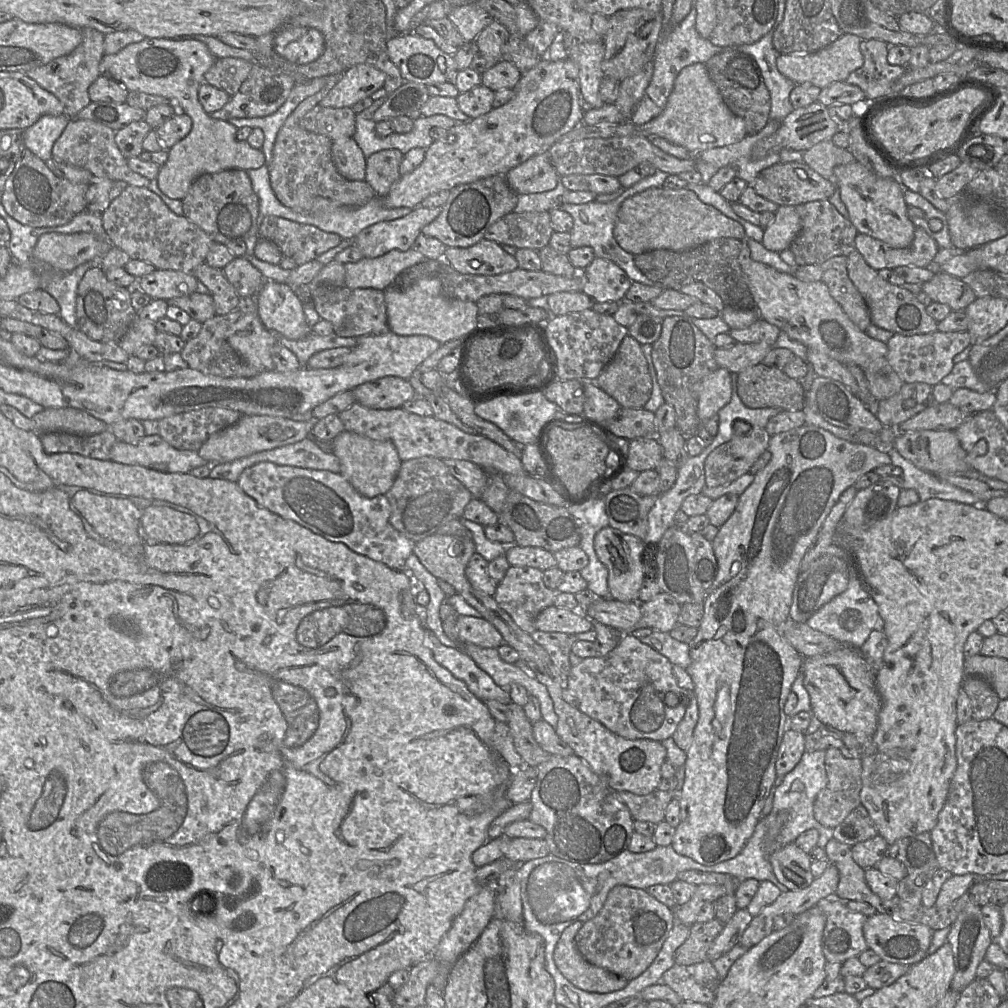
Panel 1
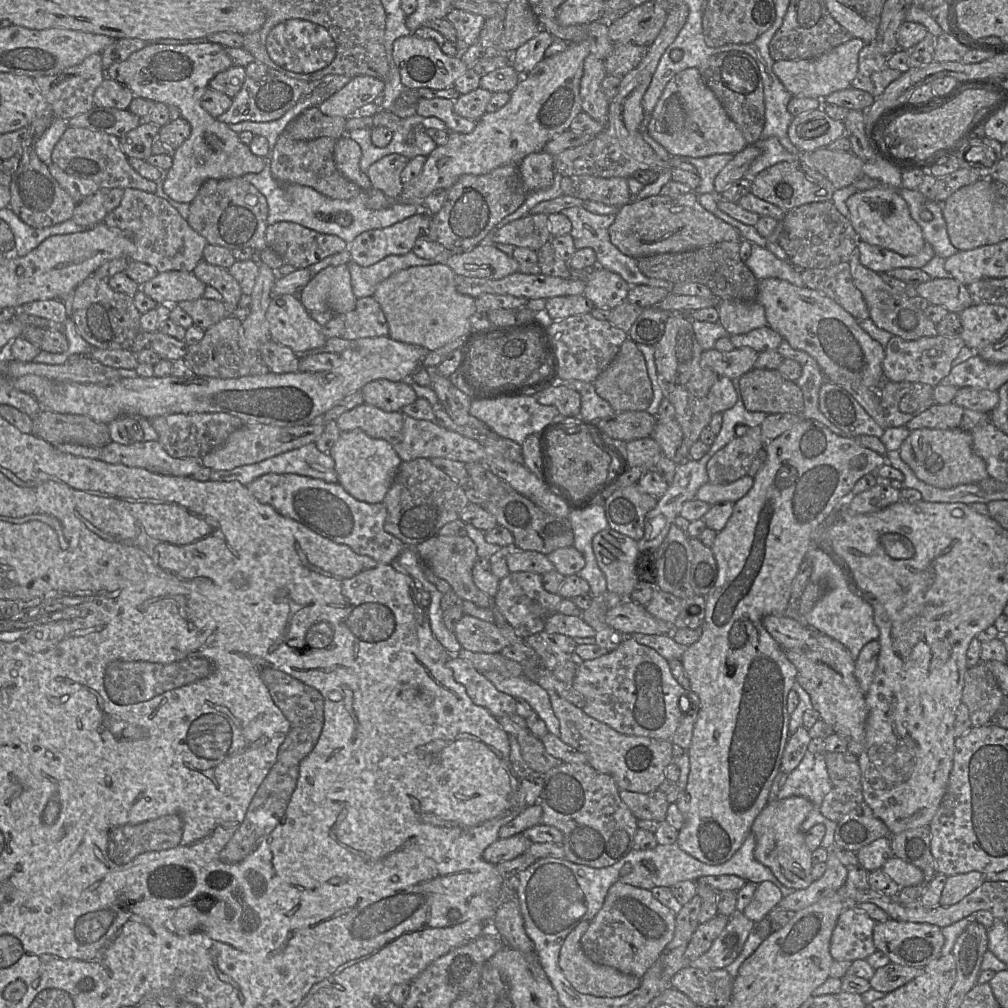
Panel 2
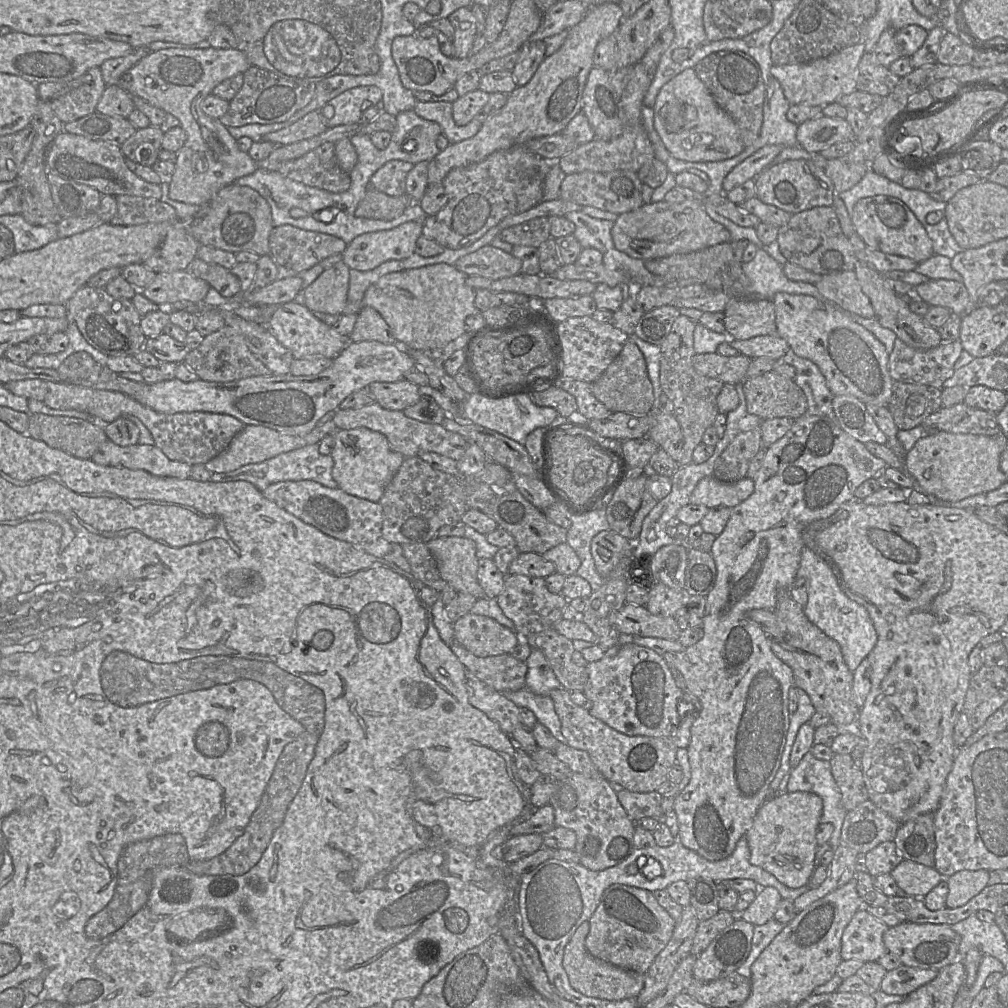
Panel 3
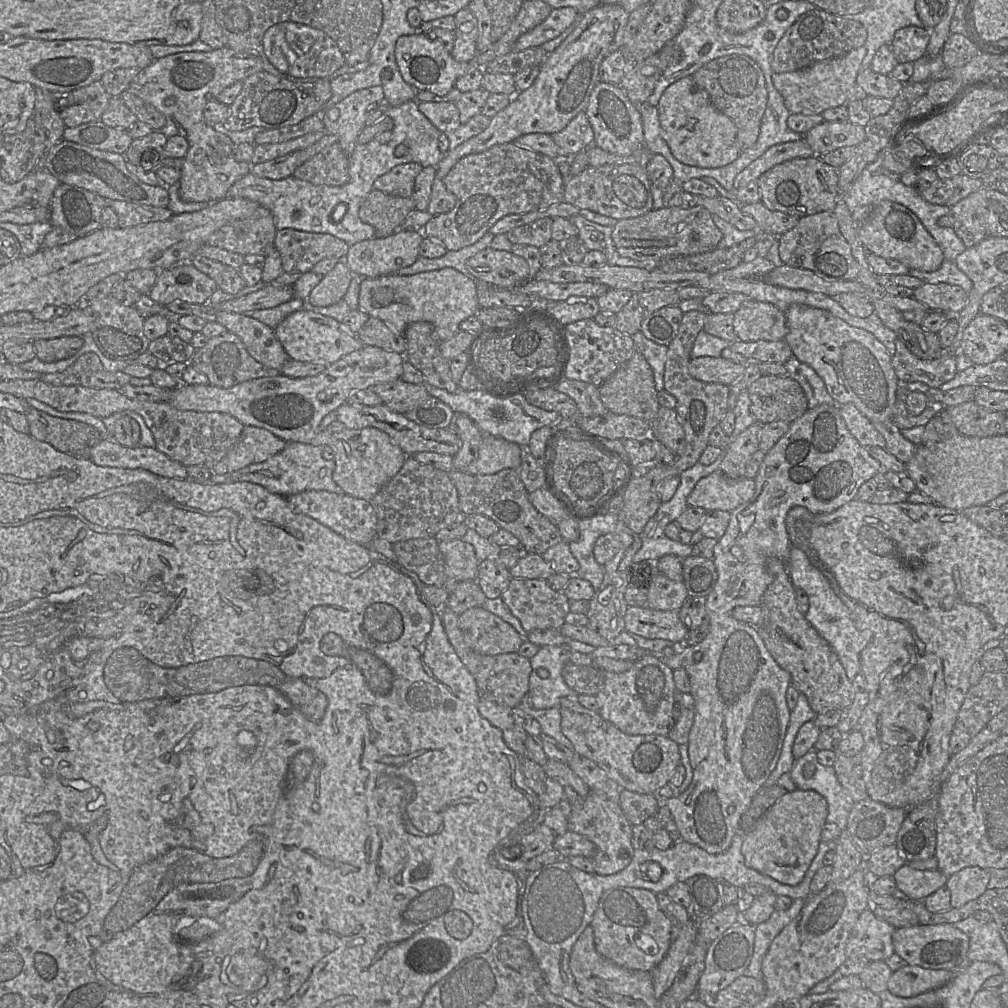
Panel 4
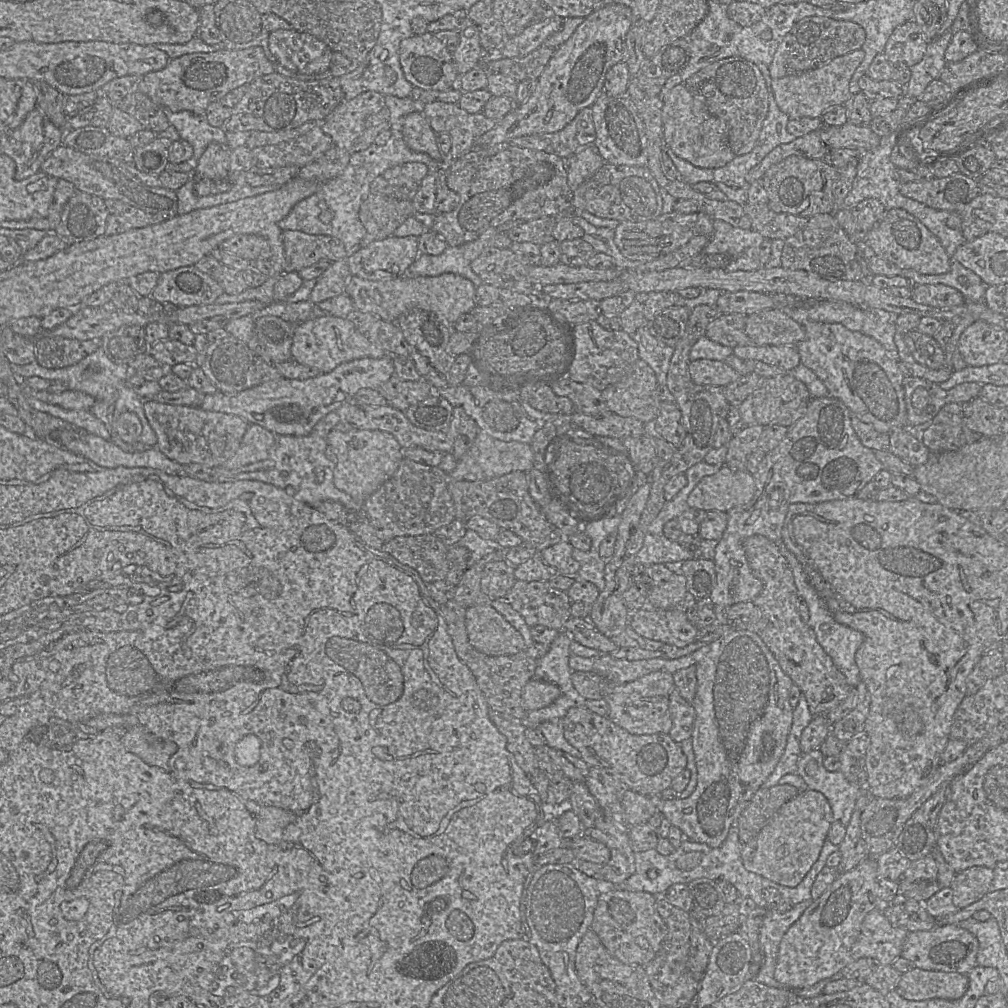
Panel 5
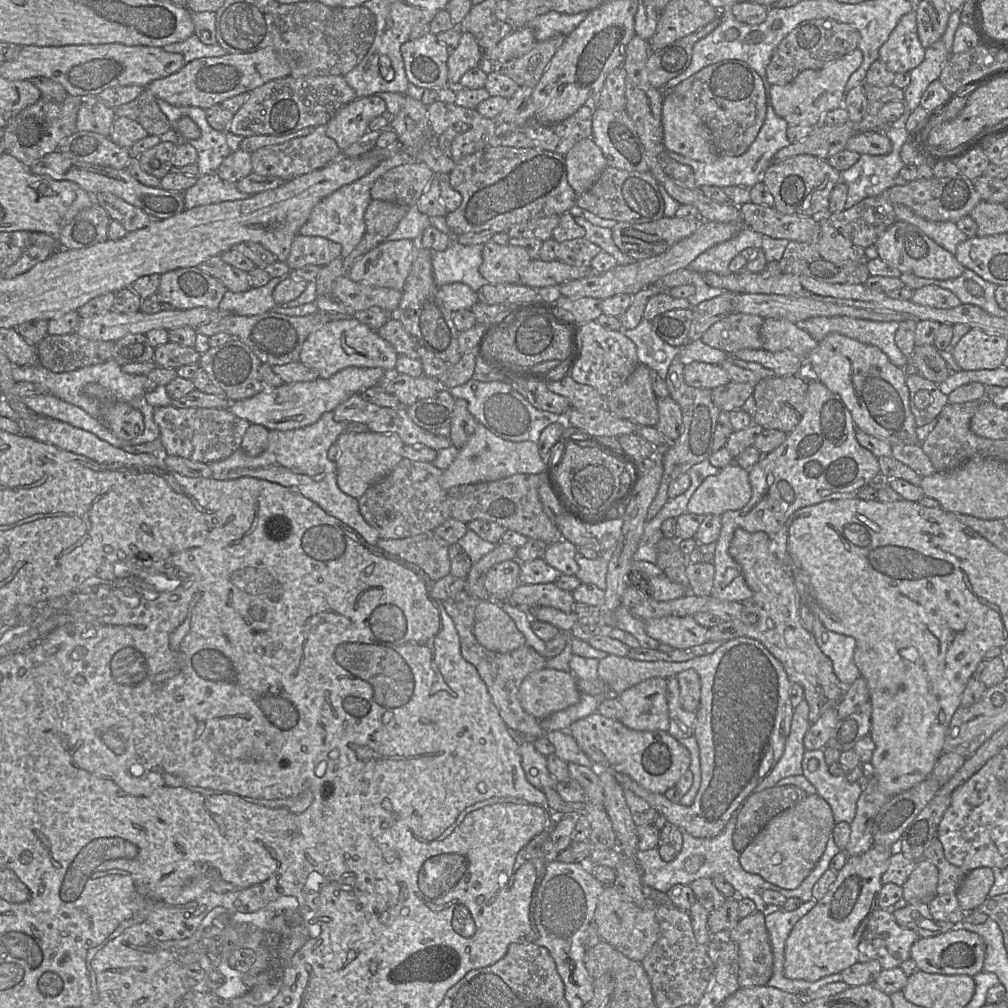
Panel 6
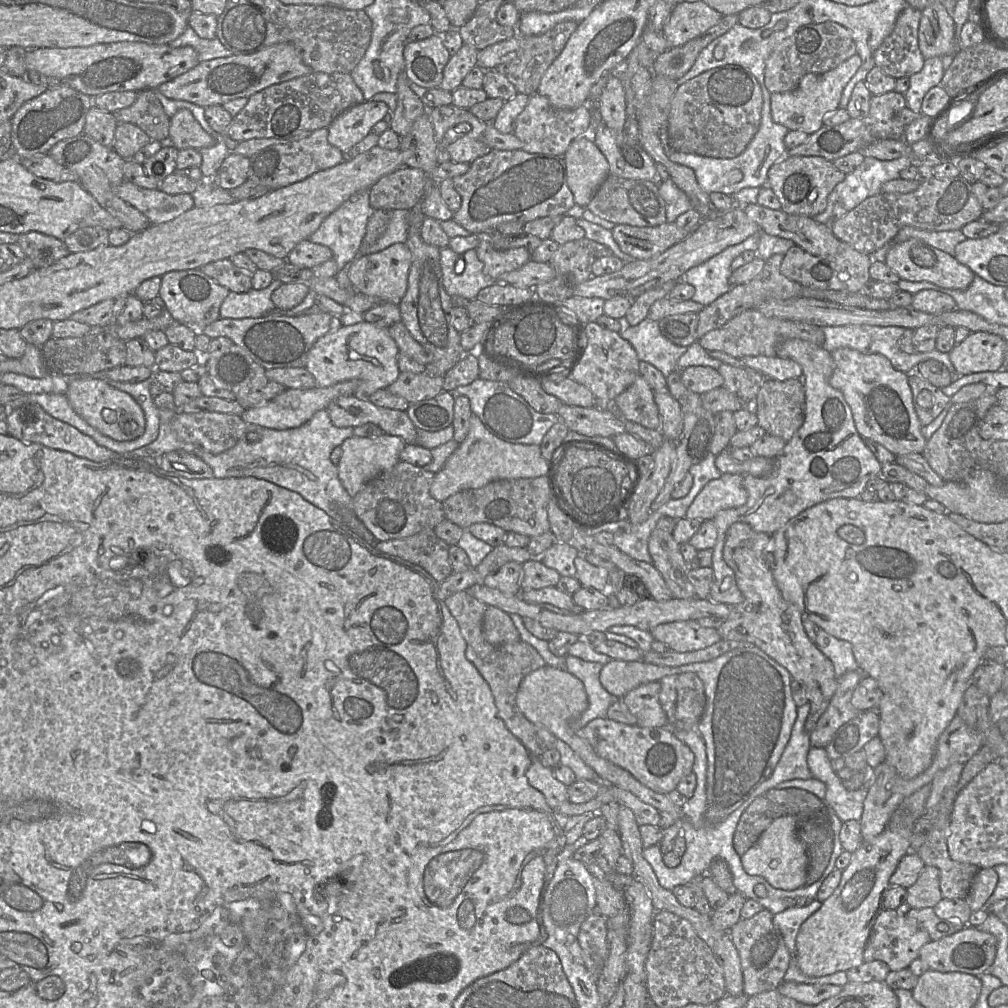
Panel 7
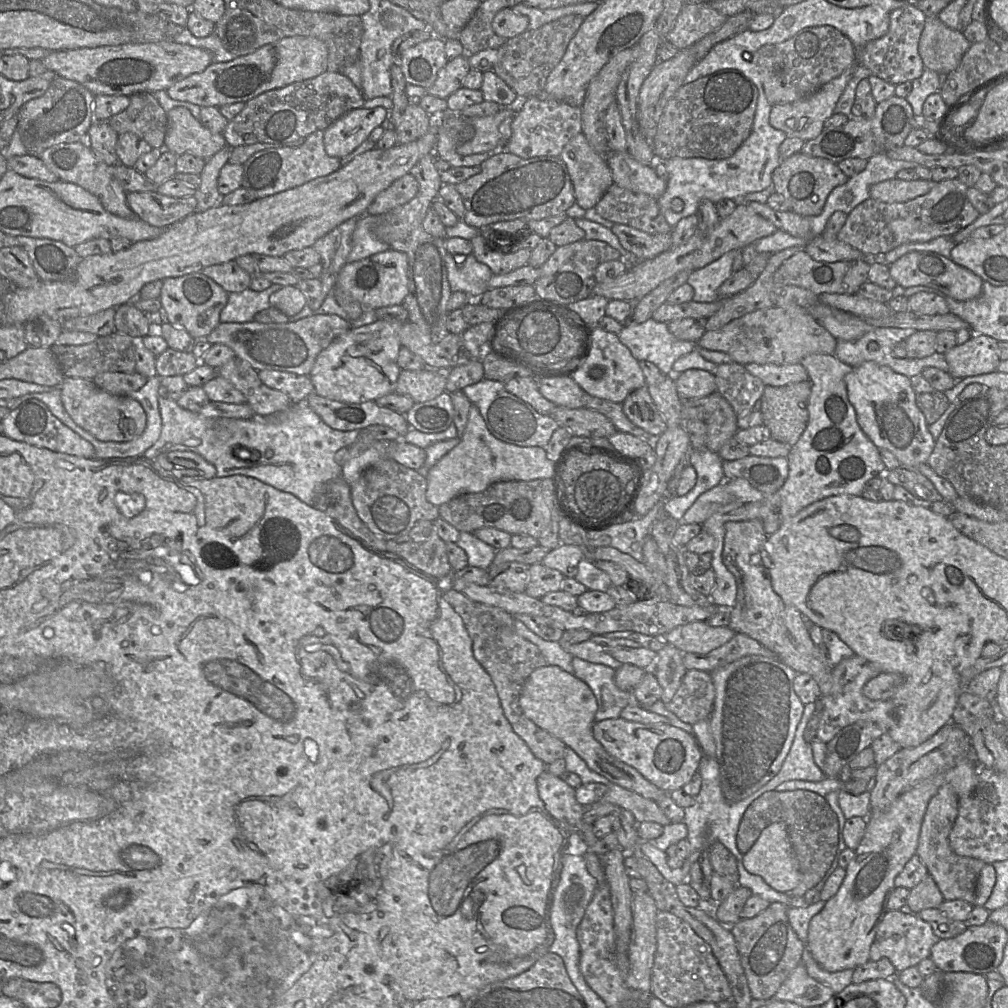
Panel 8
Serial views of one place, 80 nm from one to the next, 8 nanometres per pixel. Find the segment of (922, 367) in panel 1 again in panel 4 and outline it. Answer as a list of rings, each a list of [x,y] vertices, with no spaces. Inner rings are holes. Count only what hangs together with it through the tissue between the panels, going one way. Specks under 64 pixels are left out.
[[[898,338],[892,366],[900,381],[923,382],[939,388],[957,373],[955,354],[944,353],[936,359],[921,359],[915,356]]]

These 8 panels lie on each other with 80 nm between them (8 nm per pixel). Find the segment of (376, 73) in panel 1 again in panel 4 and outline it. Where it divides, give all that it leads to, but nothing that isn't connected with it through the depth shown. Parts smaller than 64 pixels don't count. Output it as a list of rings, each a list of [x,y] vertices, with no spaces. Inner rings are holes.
[[[381,86],[369,87],[357,90],[343,100],[337,102],[334,107],[339,111],[339,117],[331,120],[322,109],[320,114],[324,122],[324,131],[335,135],[341,148],[353,151],[357,145],[357,138],[366,126],[366,117],[369,110],[384,108],[385,96]]]

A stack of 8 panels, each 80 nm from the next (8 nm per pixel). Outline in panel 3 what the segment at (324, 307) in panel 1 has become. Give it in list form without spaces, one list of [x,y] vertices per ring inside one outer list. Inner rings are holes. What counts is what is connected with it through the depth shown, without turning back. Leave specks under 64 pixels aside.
[[[363,306],[357,313],[357,321],[349,339],[351,342],[378,341],[383,344],[398,344],[380,313],[369,306]]]

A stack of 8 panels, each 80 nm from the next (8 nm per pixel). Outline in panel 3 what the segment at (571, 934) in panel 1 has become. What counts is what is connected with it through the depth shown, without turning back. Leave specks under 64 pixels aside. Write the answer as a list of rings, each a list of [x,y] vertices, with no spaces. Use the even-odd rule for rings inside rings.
[[[583,922],[565,946],[563,967],[573,989],[588,997],[610,1001],[635,998],[644,987],[645,975],[618,968],[590,955],[585,947],[585,939],[590,931],[590,922]]]

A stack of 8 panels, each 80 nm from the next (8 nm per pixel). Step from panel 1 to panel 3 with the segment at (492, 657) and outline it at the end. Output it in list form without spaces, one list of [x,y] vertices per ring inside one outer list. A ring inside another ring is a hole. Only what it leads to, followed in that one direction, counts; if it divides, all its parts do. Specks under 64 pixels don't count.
[[[526,687],[517,691],[500,693],[514,702],[518,707],[530,709],[535,714],[538,722],[546,726],[557,740],[567,744],[566,738],[561,732],[561,721],[555,711],[550,695],[538,695]]]

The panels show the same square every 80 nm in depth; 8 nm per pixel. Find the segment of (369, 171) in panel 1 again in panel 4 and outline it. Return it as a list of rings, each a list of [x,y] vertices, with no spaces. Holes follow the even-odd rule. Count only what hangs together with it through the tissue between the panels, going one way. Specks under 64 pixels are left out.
[[[415,162],[397,165],[386,174],[378,177],[373,188],[393,196],[411,197],[415,179],[422,169],[423,166]]]

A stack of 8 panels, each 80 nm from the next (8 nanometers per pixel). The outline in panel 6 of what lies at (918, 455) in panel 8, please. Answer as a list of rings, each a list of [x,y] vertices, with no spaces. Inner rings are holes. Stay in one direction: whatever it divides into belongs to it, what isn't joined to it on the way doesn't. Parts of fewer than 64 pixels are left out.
[[[831,333],[818,342],[806,357],[805,369],[841,398],[857,430],[891,445],[920,444],[915,418],[909,406],[906,371],[892,364],[878,347]]]

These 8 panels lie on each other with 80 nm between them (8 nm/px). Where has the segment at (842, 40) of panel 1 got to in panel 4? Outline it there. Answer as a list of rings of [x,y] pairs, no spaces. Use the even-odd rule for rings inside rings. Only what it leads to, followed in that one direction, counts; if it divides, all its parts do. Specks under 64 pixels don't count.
[[[864,46],[853,49],[843,56],[820,61],[792,72],[772,72],[772,83],[781,94],[790,114],[822,115],[829,108],[846,105],[856,96],[856,78],[866,55]]]

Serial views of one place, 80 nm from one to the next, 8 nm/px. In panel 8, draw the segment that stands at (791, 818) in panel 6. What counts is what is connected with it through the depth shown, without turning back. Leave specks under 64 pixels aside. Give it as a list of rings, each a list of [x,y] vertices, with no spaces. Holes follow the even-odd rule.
[[[777,822],[766,827],[743,856],[745,870],[758,875],[774,890],[786,893],[800,883],[800,872],[786,825]]]

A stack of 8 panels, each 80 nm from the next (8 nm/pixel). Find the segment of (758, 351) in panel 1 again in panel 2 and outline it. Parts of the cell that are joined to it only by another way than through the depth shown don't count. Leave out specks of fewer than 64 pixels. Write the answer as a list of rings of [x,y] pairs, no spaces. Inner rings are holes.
[[[714,347],[703,351],[701,362],[702,366],[713,370],[719,377],[728,377],[732,380],[752,370],[758,355],[759,352],[750,347],[735,347],[728,352]]]

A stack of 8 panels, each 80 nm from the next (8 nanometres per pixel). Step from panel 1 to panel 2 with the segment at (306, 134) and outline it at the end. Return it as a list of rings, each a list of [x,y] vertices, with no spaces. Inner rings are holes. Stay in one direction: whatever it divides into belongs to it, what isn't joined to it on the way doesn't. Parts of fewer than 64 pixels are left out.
[[[285,129],[278,137],[269,155],[272,176],[280,183],[311,187],[332,199],[349,200],[358,196],[363,190],[357,184],[345,178],[336,167],[334,150],[337,140],[331,137],[295,140],[287,134]]]

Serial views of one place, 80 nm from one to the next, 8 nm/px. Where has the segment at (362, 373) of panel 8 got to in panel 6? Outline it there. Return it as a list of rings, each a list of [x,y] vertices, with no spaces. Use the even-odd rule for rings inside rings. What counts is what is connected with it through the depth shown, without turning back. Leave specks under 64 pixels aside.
[[[355,318],[332,320],[314,330],[304,341],[300,351],[300,362],[317,371],[322,379],[328,379],[347,367],[382,368],[395,373],[398,353],[394,347]]]

